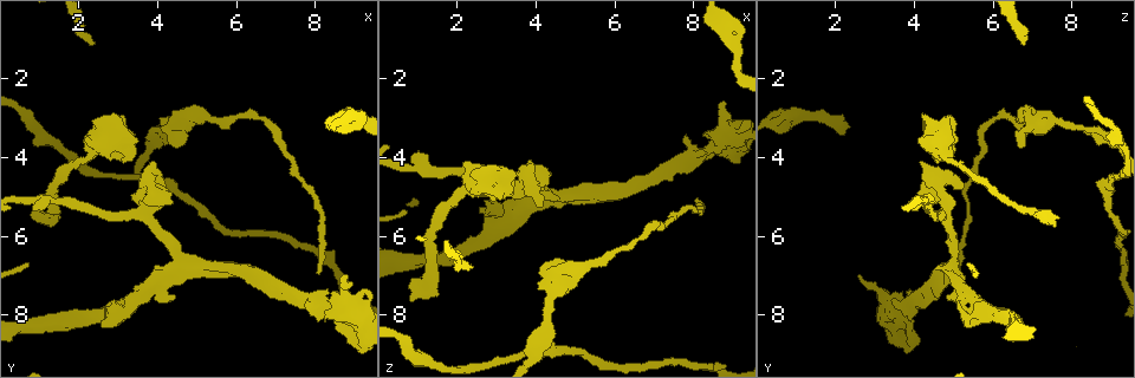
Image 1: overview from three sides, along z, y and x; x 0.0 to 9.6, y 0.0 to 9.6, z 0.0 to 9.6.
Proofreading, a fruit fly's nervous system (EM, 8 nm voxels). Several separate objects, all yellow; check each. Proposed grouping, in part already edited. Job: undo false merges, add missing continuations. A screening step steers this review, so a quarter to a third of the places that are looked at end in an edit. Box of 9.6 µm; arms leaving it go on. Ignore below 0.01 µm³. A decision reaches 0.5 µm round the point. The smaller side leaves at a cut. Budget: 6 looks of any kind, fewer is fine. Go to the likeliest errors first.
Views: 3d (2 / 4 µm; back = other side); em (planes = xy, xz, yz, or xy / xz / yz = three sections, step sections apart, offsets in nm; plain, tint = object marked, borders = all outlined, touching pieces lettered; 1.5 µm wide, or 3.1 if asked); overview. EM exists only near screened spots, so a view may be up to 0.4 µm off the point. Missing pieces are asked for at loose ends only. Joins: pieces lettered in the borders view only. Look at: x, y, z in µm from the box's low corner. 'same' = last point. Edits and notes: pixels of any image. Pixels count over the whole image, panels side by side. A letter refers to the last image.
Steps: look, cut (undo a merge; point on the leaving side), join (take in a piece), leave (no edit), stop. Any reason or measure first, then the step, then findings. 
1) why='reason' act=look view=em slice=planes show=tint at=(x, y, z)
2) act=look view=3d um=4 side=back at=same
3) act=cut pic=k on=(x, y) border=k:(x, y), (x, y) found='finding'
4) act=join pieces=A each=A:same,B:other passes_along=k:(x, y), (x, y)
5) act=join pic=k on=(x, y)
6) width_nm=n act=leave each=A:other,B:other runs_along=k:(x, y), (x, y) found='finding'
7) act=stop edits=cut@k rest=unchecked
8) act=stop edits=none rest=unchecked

why='branch stops here' act=look view=3d um=4 at=(2.35, 1.05, 6.80)

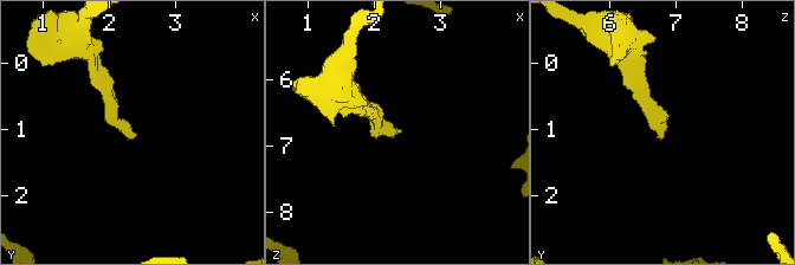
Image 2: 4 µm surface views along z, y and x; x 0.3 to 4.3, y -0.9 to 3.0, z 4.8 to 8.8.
why='now the EM' act=look view=em slice=planes show=borders at=(2.40, 1.10, 6.85)

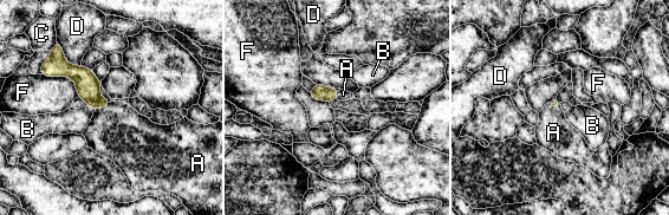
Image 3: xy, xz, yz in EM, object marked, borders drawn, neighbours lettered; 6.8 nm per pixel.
act=join pieces=A each=A:same,B:other,C:other,D:other,F:other passes_along=3:(319, 92), (336, 90), (343, 95) found='it goes on there'

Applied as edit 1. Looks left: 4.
act=look view=overview

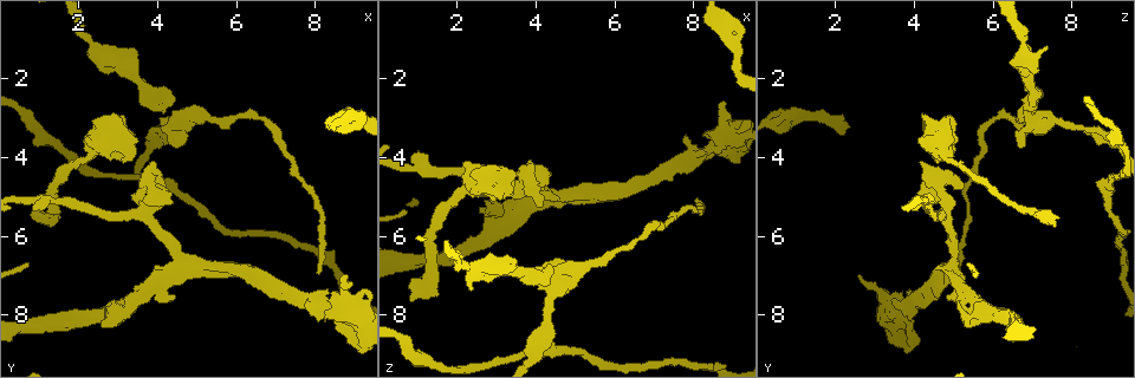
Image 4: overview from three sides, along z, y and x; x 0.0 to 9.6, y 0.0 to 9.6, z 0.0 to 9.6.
why='long arm stops here' act=look view=3d um=4 at=(8.10, 6.90, 5.10)

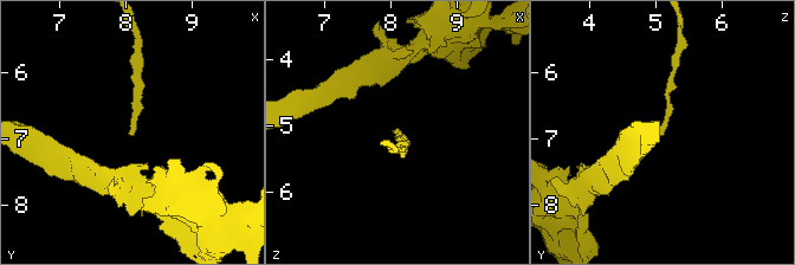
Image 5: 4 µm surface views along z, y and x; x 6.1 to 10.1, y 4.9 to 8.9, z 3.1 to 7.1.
act=look view=em slice=xy step=8 show=borders at=(8.05, 6.95, 5.10)

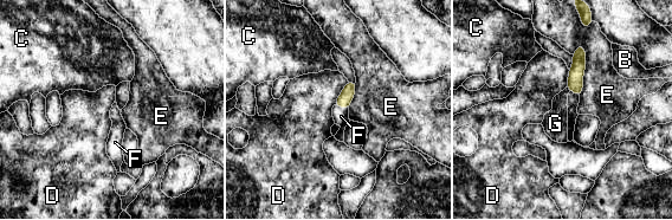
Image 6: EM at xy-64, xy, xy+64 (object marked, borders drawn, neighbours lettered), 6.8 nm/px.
act=join pieces=F each=B:other,C:other,D:other,E:other,F:same,G:other passes_along=6:(348, 92), (342, 108), (341, 116) found='the cell continues'

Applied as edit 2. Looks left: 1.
act=stop edits=join@3,join@6 rest=unchecked

